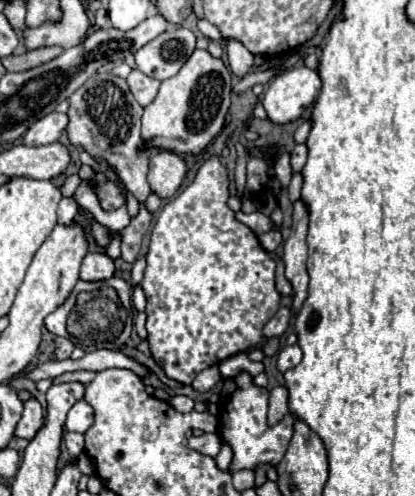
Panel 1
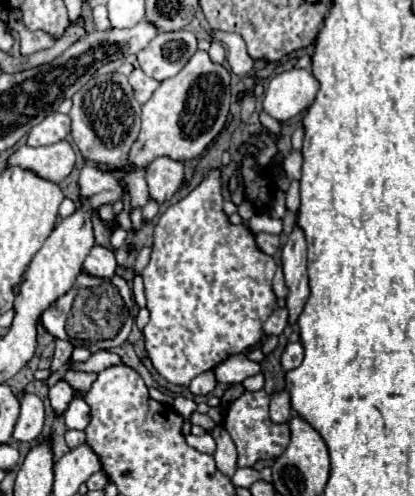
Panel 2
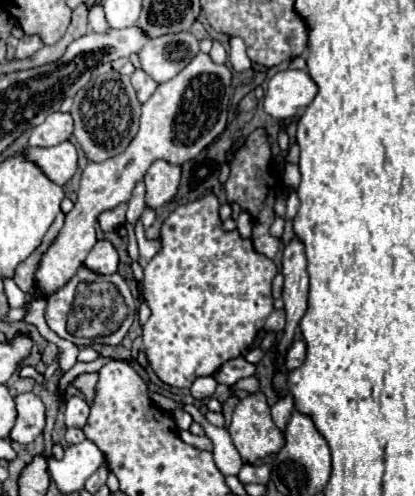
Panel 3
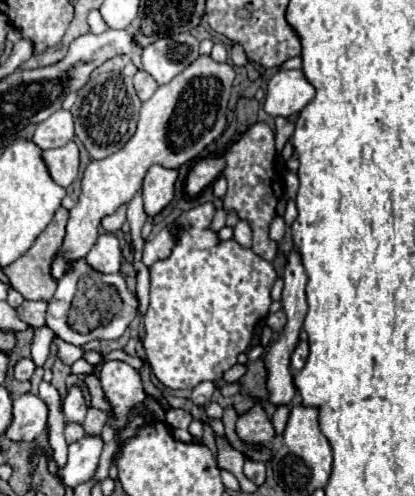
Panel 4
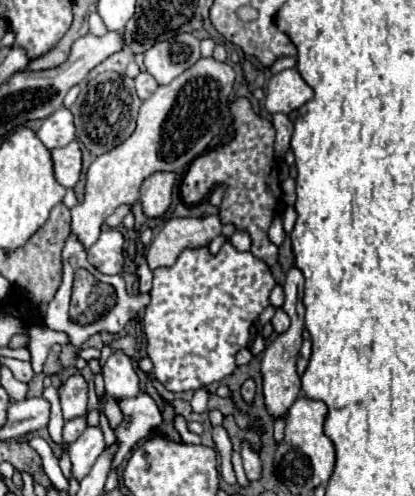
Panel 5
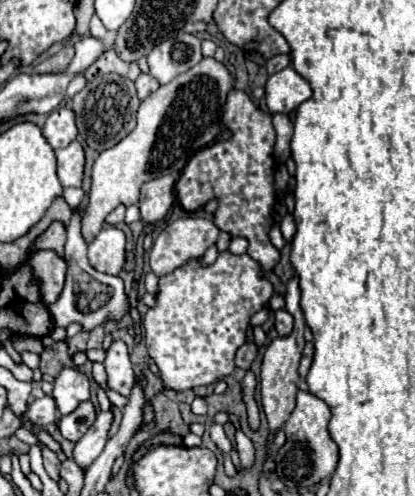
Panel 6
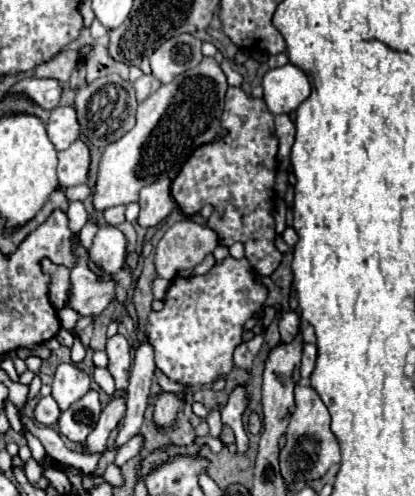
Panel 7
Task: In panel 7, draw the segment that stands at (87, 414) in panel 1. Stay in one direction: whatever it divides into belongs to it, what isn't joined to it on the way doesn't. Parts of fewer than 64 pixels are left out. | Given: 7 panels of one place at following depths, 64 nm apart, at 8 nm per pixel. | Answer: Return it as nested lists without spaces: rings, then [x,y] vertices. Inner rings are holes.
[[[60,364],[54,382],[52,398],[58,402],[60,410],[68,410],[76,400],[80,400],[90,390],[90,376],[76,364]]]

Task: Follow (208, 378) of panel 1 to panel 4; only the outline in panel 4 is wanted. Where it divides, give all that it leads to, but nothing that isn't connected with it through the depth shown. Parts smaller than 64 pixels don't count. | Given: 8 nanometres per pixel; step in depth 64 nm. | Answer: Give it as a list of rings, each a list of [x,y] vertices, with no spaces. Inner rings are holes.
[[[200,382],[198,386],[192,388],[190,400],[192,400],[194,404],[198,404],[198,406],[206,406],[206,404],[210,402],[214,390],[216,390],[216,384],[214,384],[214,382]]]

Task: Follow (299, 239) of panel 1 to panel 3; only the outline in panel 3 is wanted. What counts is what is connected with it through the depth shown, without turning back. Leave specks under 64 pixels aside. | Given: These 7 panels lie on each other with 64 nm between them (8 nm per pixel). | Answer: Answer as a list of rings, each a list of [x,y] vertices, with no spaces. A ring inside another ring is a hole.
[[[292,238],[282,256],[282,274],[284,274],[284,310],[286,310],[286,328],[284,336],[278,342],[278,350],[284,354],[288,344],[292,344],[294,330],[300,324],[300,318],[306,312],[308,300],[308,274],[306,274],[306,256],[304,244],[298,238]]]

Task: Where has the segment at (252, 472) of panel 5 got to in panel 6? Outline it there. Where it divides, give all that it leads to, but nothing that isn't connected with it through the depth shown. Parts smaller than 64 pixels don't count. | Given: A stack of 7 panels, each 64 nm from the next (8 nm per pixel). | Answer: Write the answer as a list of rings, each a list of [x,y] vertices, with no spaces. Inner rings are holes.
[[[238,430],[238,434],[236,434],[236,450],[238,450],[238,454],[240,454],[242,466],[244,466],[246,470],[250,470],[252,464],[254,464],[254,446],[252,446],[250,438],[248,438],[244,432],[240,432],[240,430]]]

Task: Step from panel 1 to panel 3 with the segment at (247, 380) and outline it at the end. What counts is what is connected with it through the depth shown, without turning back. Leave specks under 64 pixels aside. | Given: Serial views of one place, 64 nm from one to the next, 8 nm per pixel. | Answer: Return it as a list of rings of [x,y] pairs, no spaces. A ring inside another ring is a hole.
[[[254,392],[248,394],[246,398],[242,398],[232,414],[232,422],[228,426],[228,432],[232,436],[234,446],[238,448],[242,462],[246,464],[254,464],[258,458],[270,456],[270,454],[278,454],[280,448],[284,446],[284,432],[272,422],[270,418],[270,406],[266,404],[266,396],[262,392]]]

